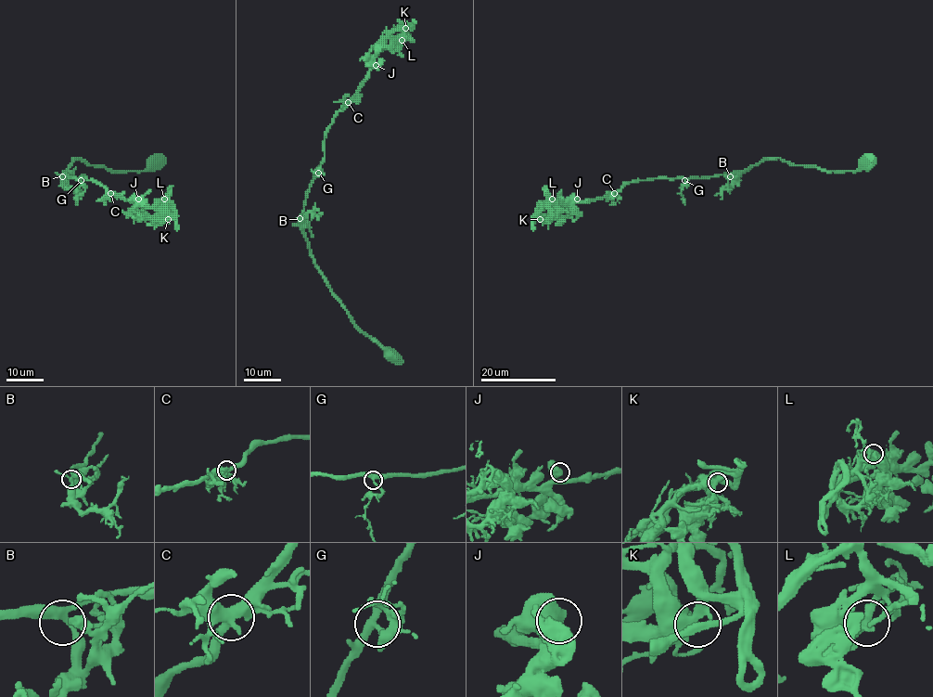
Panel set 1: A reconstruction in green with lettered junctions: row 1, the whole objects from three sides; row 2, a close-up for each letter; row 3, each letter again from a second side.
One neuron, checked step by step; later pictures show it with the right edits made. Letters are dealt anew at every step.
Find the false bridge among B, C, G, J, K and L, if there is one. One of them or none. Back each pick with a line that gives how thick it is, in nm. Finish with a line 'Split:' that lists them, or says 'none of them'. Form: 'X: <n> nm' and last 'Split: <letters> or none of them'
Split: none of them

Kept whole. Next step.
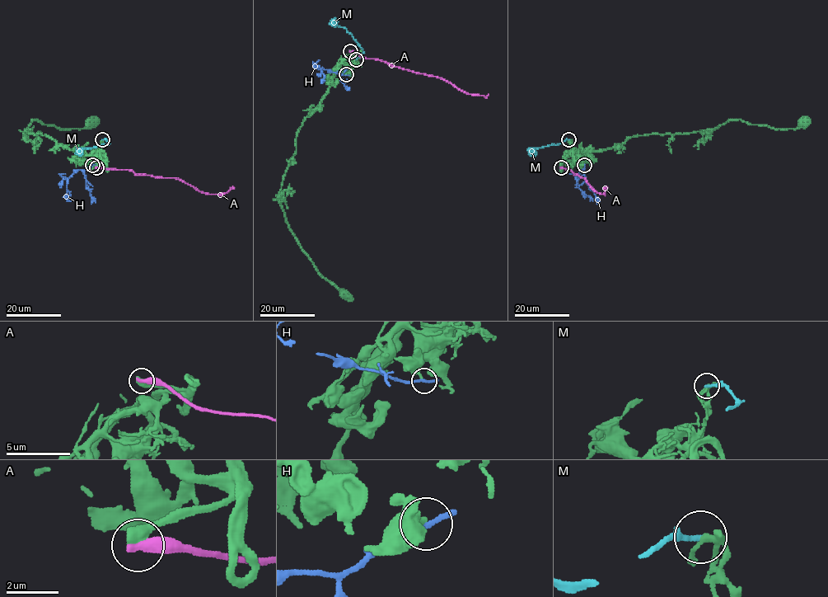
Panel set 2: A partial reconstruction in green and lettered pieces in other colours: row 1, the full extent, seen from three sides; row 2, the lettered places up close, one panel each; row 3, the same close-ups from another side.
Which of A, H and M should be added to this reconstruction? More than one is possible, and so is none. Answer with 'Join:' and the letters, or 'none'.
Join: A

